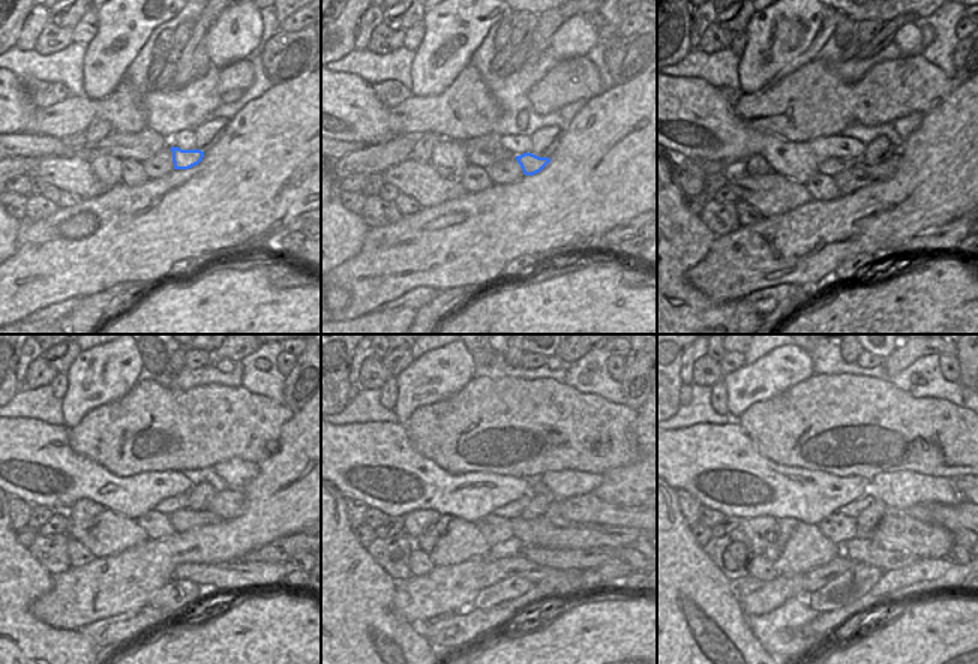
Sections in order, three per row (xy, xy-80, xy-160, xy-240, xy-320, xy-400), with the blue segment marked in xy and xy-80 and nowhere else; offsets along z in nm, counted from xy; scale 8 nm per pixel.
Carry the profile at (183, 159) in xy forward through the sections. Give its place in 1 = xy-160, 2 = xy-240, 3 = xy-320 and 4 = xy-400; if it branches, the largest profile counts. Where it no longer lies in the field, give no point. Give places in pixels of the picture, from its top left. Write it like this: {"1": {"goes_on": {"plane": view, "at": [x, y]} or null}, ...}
{"1": {"goes_on": {"plane": "xy-160", "at": [885, 170]}}, "2": {"goes_on": {"plane": "xy-240", "at": [231, 502]}}, "3": {"goes_on": {"plane": "xy-320", "at": [584, 508]}}, "4": {"goes_on": {"plane": "xy-400", "at": [962, 516]}}}

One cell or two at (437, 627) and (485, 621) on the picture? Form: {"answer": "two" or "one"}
{"answer": "one"}

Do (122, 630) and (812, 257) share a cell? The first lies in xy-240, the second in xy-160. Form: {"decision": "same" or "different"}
{"decision": "different"}

